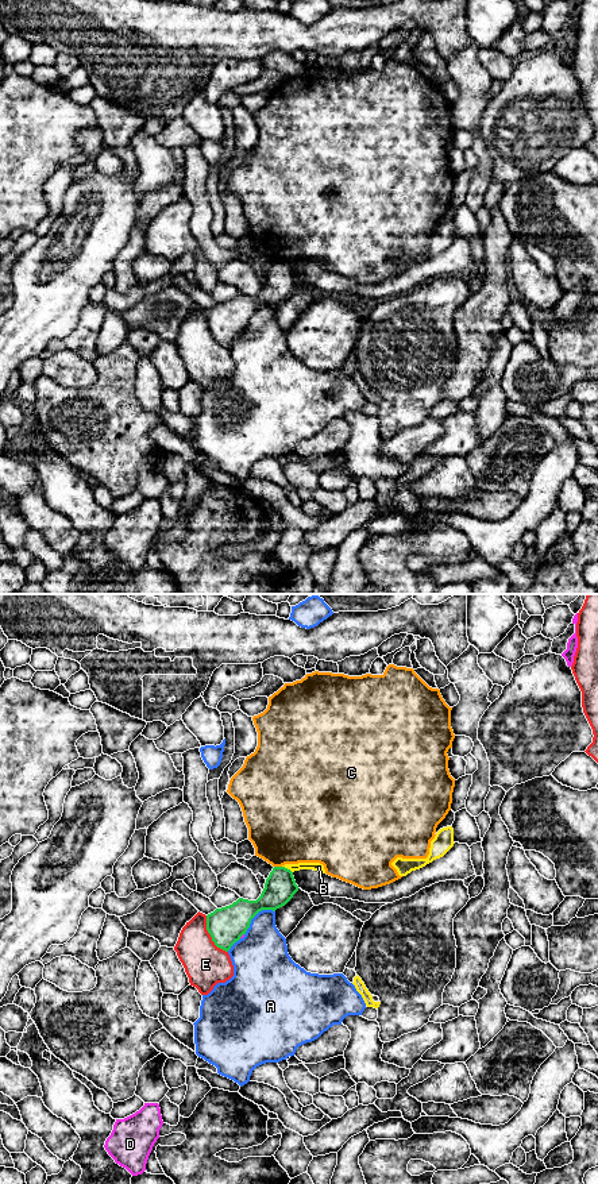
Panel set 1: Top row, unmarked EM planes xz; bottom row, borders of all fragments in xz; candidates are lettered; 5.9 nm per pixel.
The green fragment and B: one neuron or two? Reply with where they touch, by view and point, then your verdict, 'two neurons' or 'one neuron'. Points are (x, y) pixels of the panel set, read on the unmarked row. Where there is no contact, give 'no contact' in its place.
meets green in xz at (286, 263); two neurons

